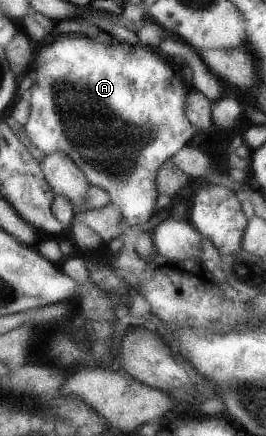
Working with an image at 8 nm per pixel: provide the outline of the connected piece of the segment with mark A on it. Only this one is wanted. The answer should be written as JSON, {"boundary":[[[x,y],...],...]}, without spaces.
{"boundary":[[[65,34],[43,41],[41,44],[36,45],[33,62],[27,72],[28,76],[33,79],[28,89],[30,94],[28,98],[30,103],[29,117],[27,122],[23,124],[27,138],[30,144],[34,145],[38,150],[42,150],[45,155],[60,151],[69,156],[82,171],[90,185],[99,186],[108,193],[110,204],[118,208],[119,213],[122,213],[124,221],[129,226],[143,224],[151,215],[153,216],[157,213],[154,209],[154,201],[159,195],[156,186],[157,171],[177,150],[186,146],[190,142],[191,137],[197,133],[197,130],[184,115],[184,110],[186,110],[186,94],[188,94],[192,87],[184,83],[181,69],[182,67],[175,67],[148,45],[134,46],[125,42],[117,42],[115,44],[102,43],[96,39],[88,38],[84,34]]]}

